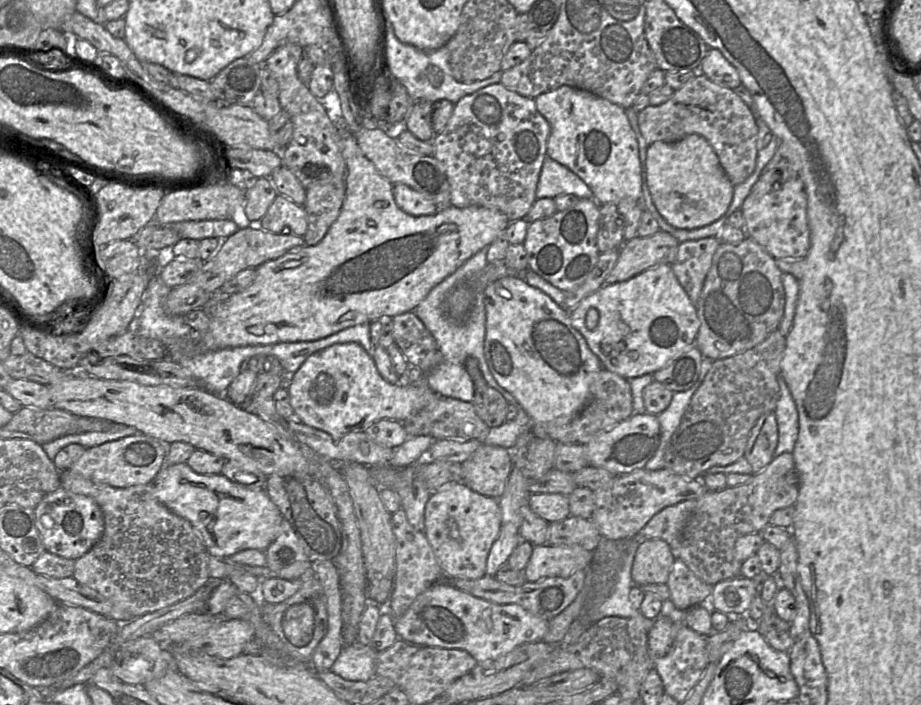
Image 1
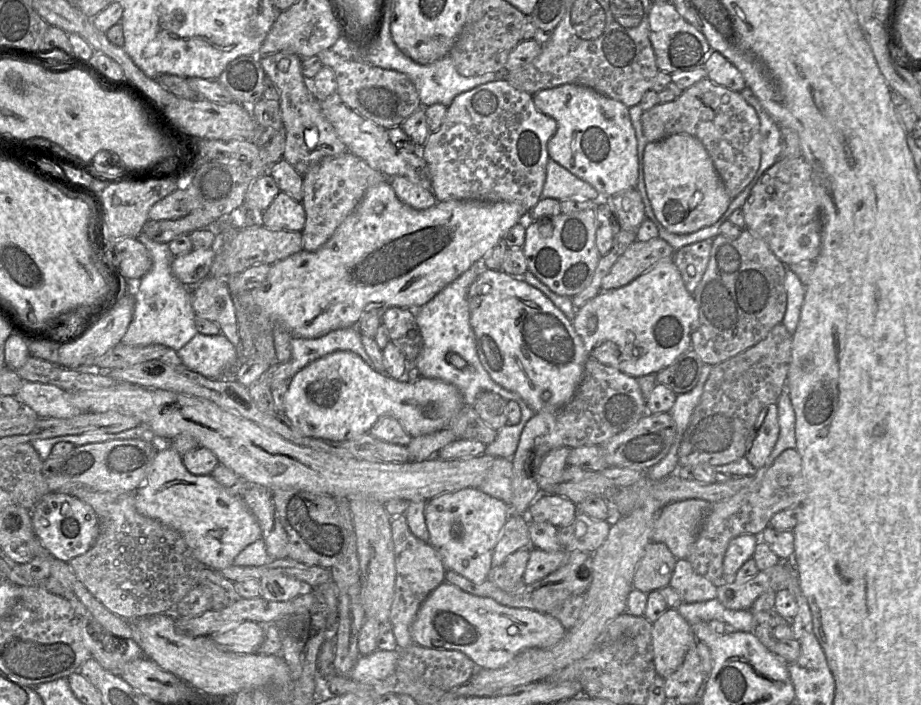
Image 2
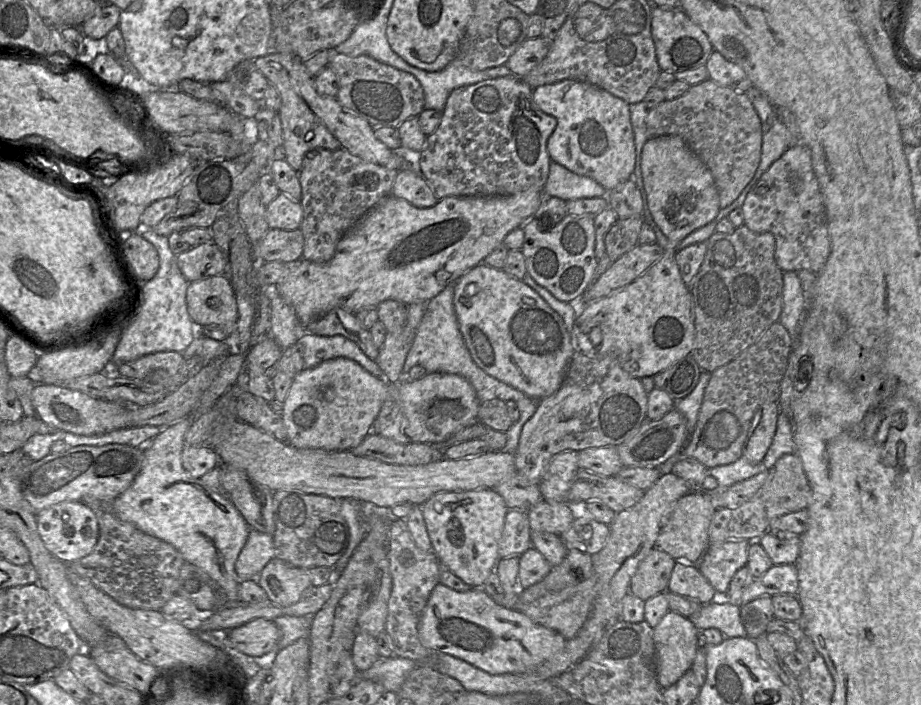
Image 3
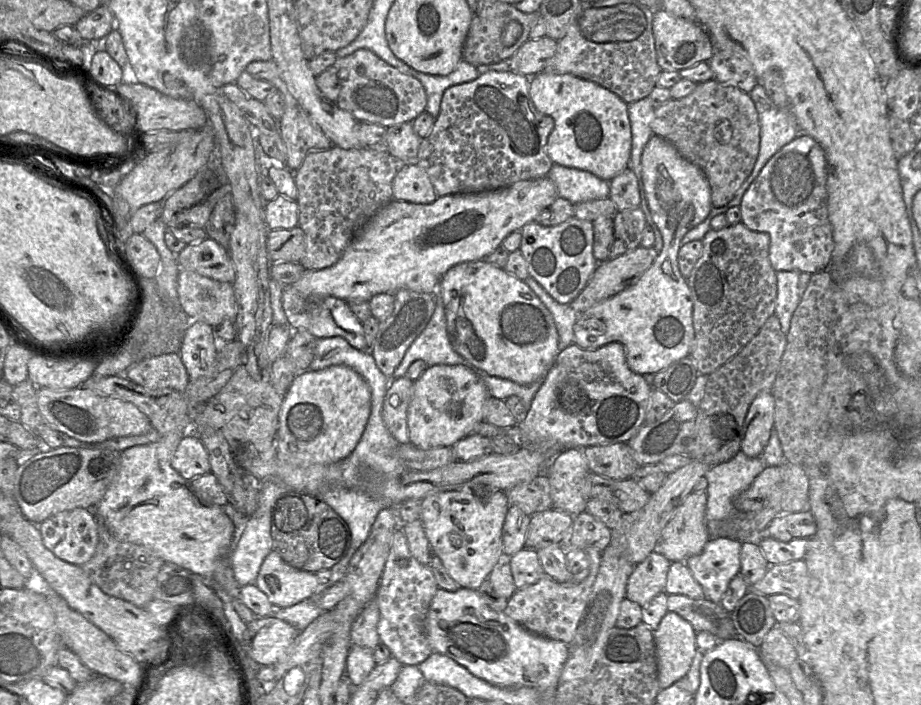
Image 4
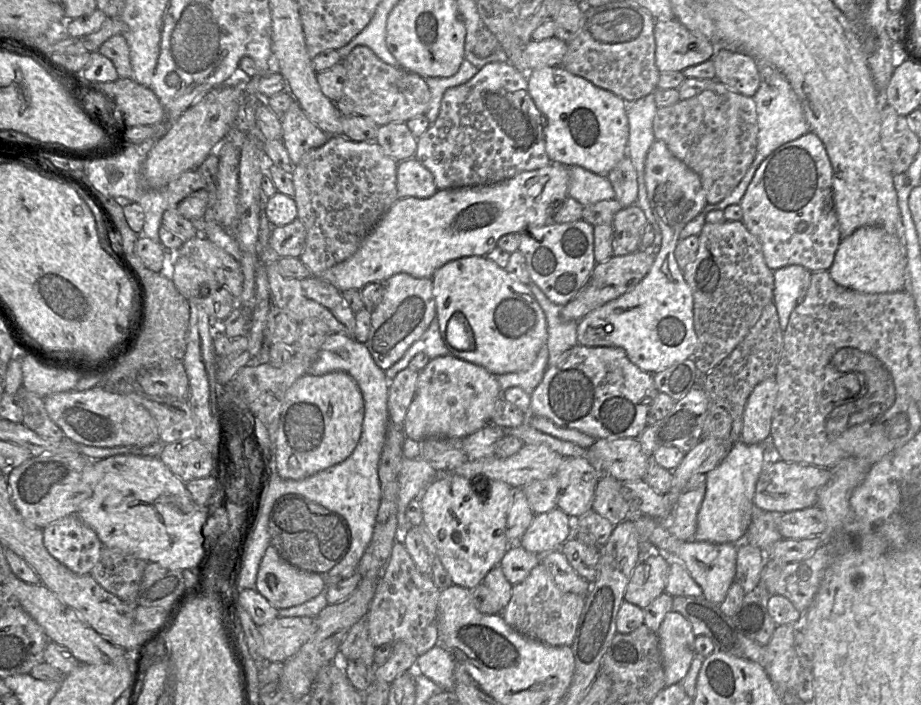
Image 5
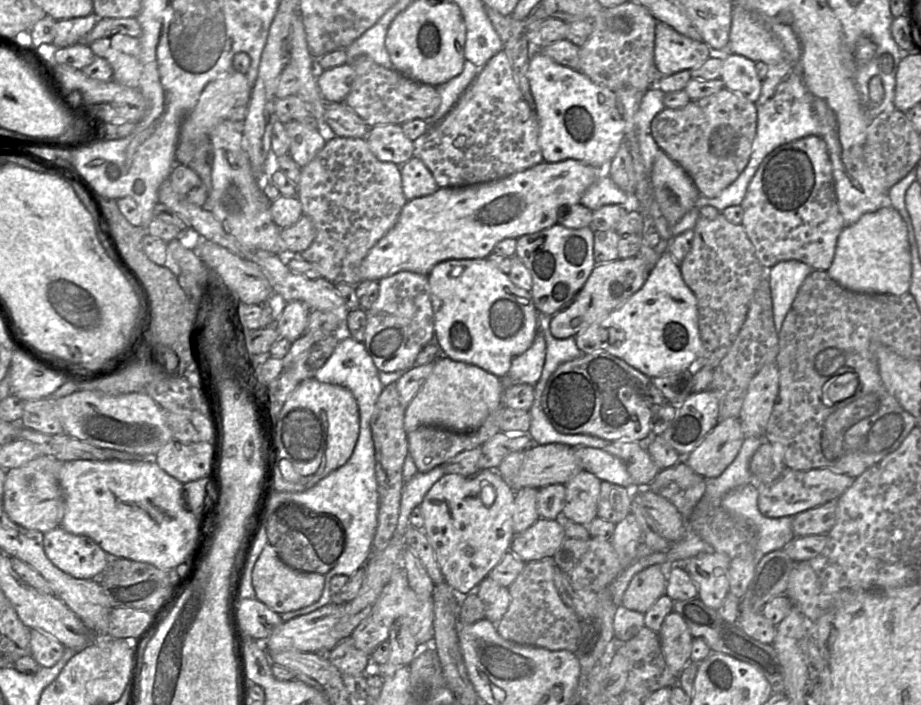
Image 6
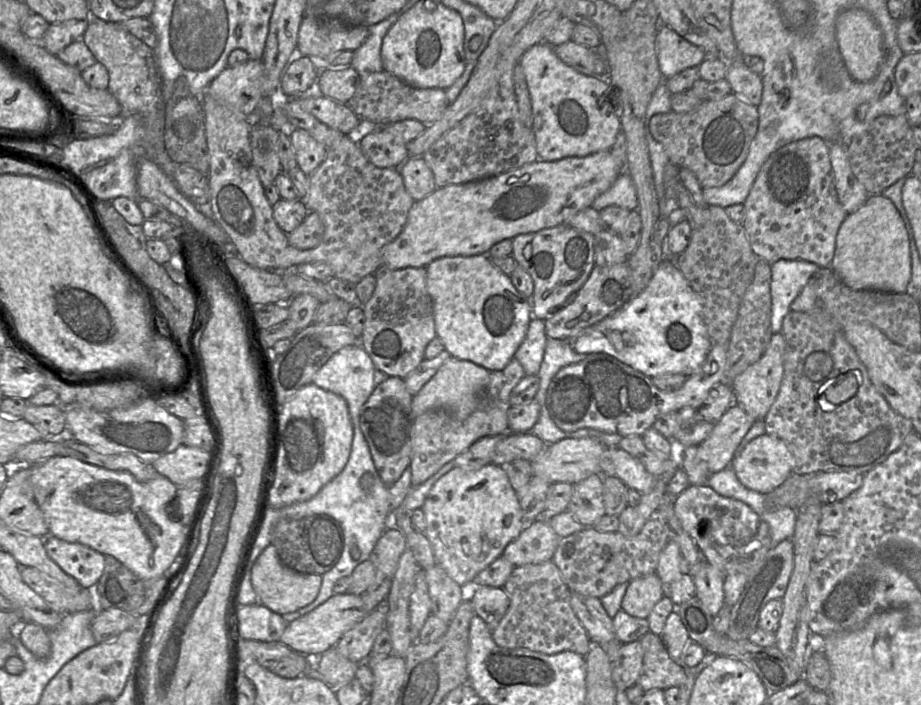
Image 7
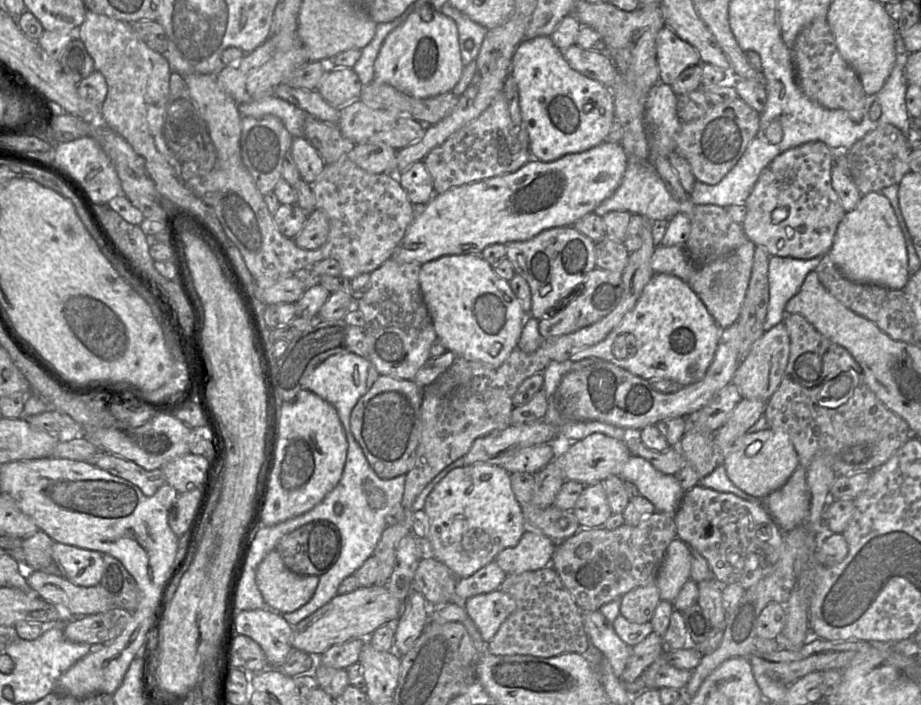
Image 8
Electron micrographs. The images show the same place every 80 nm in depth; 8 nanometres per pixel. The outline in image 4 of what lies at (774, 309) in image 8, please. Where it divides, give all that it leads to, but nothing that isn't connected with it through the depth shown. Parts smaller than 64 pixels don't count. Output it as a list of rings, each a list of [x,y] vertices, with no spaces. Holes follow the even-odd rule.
[[[797,271],[776,272],[777,295],[775,314],[785,334],[790,328],[792,315],[802,297],[800,290],[800,273],[801,272]]]

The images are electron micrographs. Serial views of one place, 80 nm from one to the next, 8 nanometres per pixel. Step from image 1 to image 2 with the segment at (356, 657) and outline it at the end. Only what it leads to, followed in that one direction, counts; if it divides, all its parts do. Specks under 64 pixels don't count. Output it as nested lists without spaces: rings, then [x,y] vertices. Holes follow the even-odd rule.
[[[376,650],[367,656],[360,656],[349,674],[349,678],[360,683],[374,683],[392,675],[400,658],[398,651]]]

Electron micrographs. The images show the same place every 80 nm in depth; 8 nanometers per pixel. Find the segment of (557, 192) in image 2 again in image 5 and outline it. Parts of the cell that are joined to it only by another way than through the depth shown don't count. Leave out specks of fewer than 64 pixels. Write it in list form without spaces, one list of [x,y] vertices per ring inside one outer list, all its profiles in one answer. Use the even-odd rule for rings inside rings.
[[[570,166],[569,175],[568,195],[582,205],[615,198],[615,191],[608,176],[601,176],[580,166]]]

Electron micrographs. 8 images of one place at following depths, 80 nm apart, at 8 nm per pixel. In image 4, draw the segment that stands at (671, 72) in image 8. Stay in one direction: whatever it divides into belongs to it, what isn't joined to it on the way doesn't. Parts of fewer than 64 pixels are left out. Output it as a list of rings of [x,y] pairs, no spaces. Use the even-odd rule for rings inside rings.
[[[662,7],[653,11],[652,30],[657,63],[662,70],[680,71],[700,62],[707,62],[714,53],[712,38],[703,26],[696,21],[670,14]]]

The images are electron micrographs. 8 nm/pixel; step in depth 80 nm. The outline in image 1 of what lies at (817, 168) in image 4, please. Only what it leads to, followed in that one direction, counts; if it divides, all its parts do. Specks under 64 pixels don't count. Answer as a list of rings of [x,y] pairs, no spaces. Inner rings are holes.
[[[761,173],[740,209],[748,237],[763,247],[774,259],[805,258],[810,249],[807,199],[800,177],[786,182],[774,181],[773,175]]]

